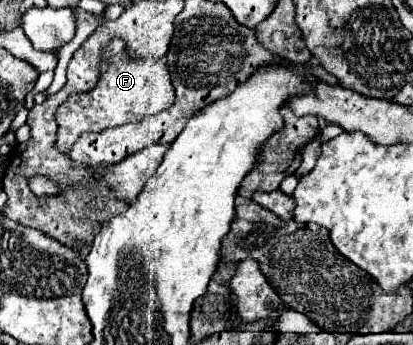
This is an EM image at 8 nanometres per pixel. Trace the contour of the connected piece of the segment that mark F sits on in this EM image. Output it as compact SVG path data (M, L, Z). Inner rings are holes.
M112 38L100 54L100 80L98 84L82 94L72 94L56 110L56 148L68 154L74 142L84 132L102 132L106 128L116 128L128 122L140 122L174 104L174 86L170 82L170 72L166 58L160 60L138 60L128 56L126 44L120 38Z

